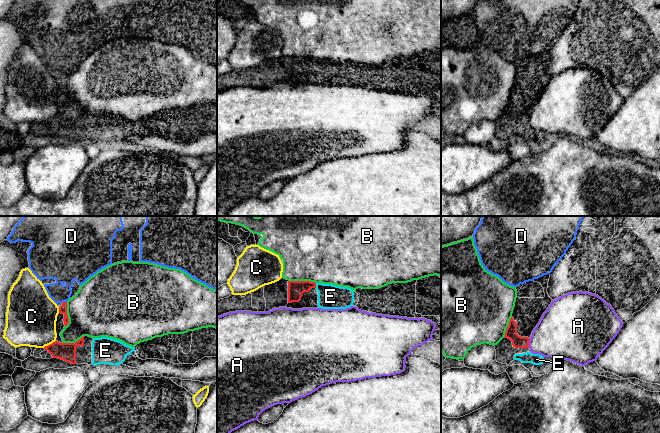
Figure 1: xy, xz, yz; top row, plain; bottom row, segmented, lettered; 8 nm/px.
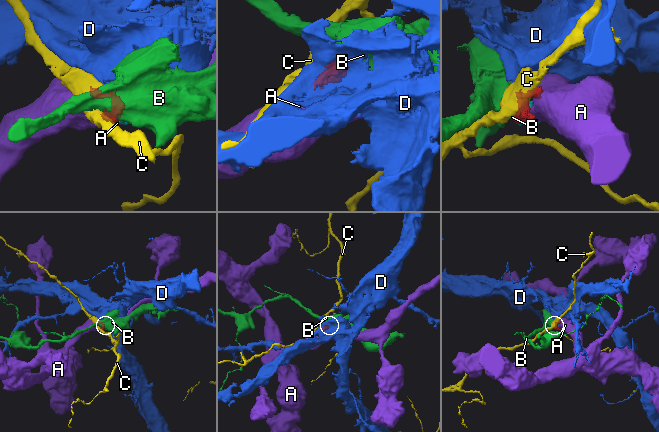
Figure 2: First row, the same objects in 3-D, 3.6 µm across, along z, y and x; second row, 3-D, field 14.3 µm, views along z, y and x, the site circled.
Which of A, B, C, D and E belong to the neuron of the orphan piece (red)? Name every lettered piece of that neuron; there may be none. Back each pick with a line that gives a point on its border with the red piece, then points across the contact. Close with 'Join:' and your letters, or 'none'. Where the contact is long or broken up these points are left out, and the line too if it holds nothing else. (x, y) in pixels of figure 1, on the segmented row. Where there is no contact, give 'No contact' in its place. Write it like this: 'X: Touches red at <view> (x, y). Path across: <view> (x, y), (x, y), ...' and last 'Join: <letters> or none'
E: Touches red at xz (315, 285)
Join: E

